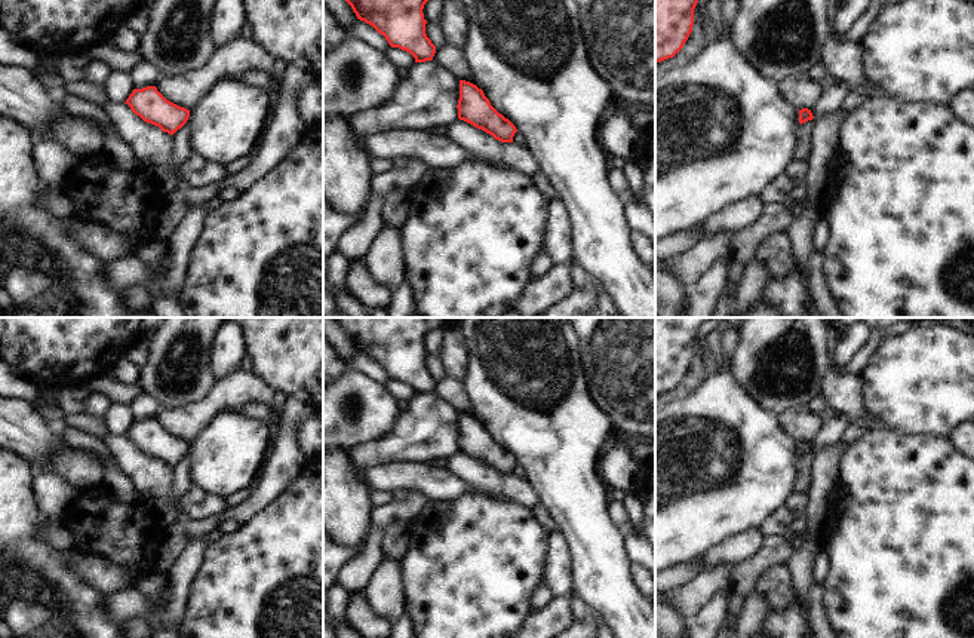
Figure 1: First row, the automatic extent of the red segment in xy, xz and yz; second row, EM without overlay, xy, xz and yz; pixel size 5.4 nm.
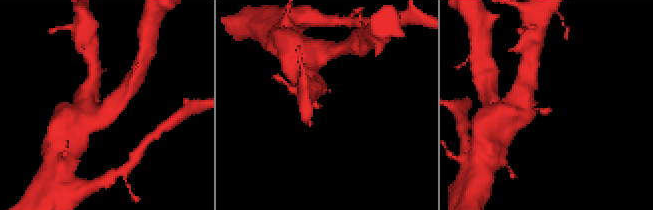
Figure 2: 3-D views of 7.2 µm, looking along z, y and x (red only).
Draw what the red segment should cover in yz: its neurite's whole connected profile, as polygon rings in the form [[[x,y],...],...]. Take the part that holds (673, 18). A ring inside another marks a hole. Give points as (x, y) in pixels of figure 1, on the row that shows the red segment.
[[[655,0],[655,64],[673,58],[688,40],[698,0]]]

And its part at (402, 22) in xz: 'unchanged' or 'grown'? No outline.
unchanged

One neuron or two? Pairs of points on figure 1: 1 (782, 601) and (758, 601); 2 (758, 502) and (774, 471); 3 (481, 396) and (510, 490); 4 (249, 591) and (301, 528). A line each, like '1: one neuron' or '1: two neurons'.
1: two neurons
2: one neuron
3: two neurons
4: one neuron

